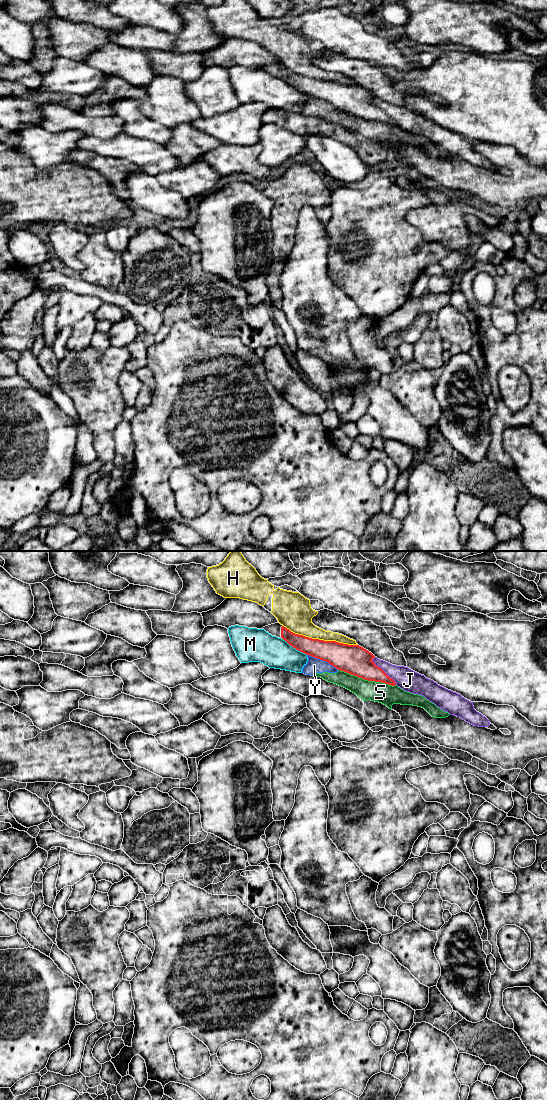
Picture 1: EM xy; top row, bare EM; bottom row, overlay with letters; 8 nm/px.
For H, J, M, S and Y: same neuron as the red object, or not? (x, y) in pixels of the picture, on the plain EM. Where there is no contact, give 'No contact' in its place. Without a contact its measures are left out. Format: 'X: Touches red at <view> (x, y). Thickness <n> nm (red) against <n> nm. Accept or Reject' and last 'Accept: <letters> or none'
H: Touches red at xy (320, 80). Thickness 220 nm (red) against 220 nm. Reject
J: Touches red at xy (382, 110). Thickness 240 nm (red) against 170 nm. Reject
M: Touches red at xy (294, 87). Thickness 160 nm (red) against 240 nm. Reject
S: Touches red at xy (367, 119). Thickness 240 nm (red) against 160 nm. Reject
Y: Touches red at xy (323, 100). Thickness 240 nm (red) against 120 nm. Reject
Accept: none

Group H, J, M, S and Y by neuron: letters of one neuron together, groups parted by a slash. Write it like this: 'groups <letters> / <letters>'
groups H / J / M / S Y

